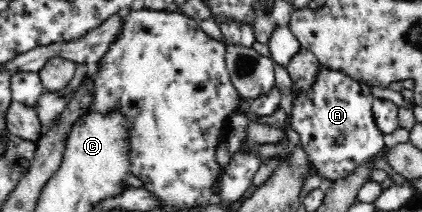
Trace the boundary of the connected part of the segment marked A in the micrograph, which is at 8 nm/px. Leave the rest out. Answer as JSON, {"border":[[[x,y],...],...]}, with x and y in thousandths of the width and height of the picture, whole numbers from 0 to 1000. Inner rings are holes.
{"border":[[[761,316],[756,330],[739,410],[697,462],[687,585],[694,613],[709,627],[709,684],[730,726],[751,821],[782,854],[825,835],[844,807],[853,774],[870,769],[879,745],[912,708],[910,632],[898,613],[882,524],[884,467],[886,453],[874,401],[836,377],[813,340],[770,316]]]}

